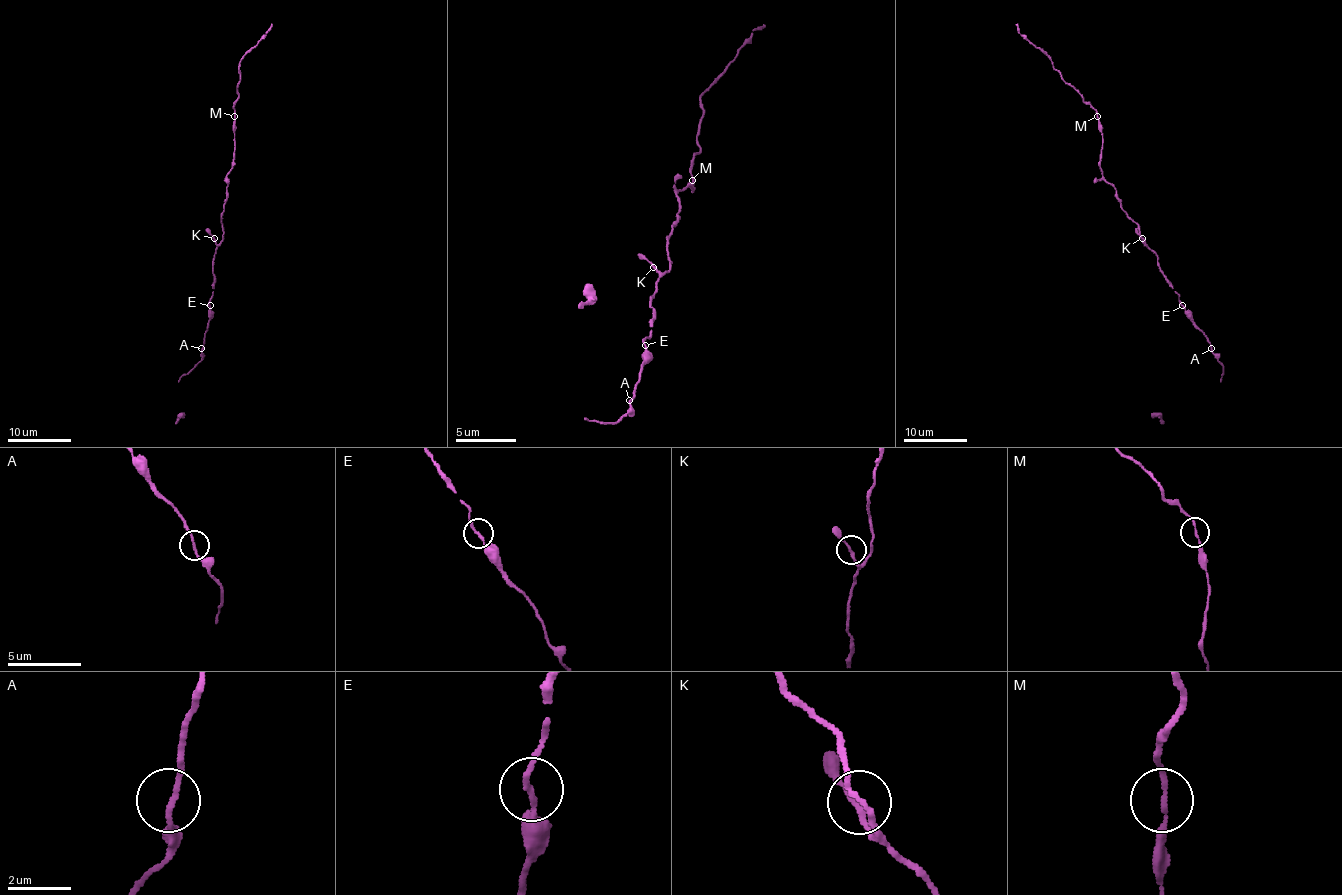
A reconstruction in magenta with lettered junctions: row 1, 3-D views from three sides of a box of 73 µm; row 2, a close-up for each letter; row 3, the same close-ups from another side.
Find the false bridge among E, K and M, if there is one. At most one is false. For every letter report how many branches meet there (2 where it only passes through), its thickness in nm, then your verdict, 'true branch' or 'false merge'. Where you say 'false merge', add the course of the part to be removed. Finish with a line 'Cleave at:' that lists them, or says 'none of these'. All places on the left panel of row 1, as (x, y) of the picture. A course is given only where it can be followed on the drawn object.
E: 2 | 150 nm | true branch
K: 2 | 170 nm | true branch
M: 2 | 130 nm | true branch
Cleave at: none of these

